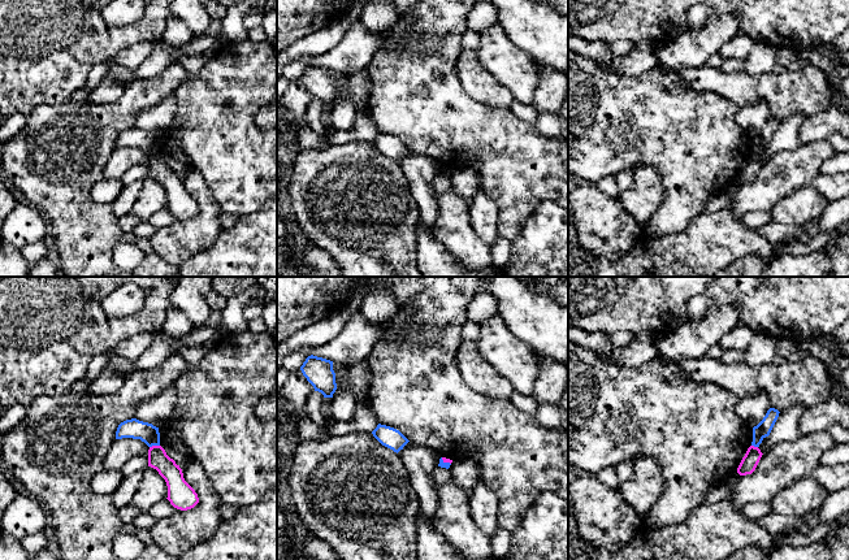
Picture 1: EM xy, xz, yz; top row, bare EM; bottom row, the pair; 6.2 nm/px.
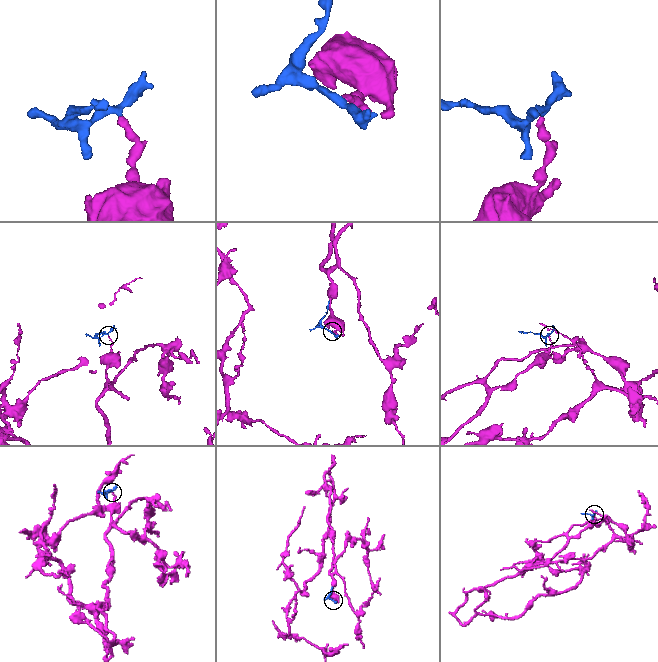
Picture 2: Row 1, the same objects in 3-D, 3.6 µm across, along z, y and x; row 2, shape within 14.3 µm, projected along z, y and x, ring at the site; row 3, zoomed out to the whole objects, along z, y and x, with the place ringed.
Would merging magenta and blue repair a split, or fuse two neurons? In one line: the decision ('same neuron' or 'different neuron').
different neuron

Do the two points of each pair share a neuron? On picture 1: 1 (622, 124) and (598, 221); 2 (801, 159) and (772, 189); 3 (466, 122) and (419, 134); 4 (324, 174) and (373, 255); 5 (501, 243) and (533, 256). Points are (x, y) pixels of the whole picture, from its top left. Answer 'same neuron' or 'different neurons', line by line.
1: different neurons
2: same neuron
3: same neuron
4: same neuron
5: different neurons

